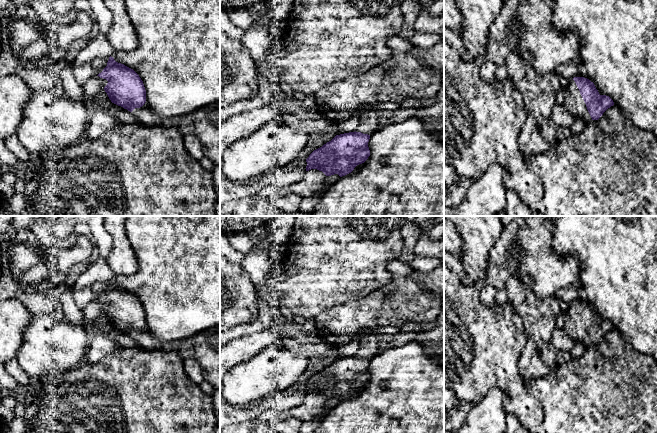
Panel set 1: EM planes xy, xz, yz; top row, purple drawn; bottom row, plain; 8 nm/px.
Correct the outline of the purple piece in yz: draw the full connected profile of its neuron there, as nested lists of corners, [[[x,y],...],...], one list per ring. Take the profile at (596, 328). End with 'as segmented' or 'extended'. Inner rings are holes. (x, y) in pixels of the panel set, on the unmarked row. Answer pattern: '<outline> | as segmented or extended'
[[[574,301],[566,312],[565,332],[575,343],[581,342],[585,347],[598,344],[613,329],[613,324],[600,319],[594,307],[587,302]]] | extended

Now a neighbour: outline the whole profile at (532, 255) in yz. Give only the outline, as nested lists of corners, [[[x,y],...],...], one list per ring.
[[[526,216],[509,251],[510,262],[515,268],[514,274],[531,282],[526,287],[538,299],[548,299],[559,289],[574,283],[582,270],[582,265],[575,256],[562,258],[554,253],[552,239],[555,221],[556,216]]]

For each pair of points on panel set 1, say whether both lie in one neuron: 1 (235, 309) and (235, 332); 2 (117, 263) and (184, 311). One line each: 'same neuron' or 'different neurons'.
1: different neurons
2: different neurons

